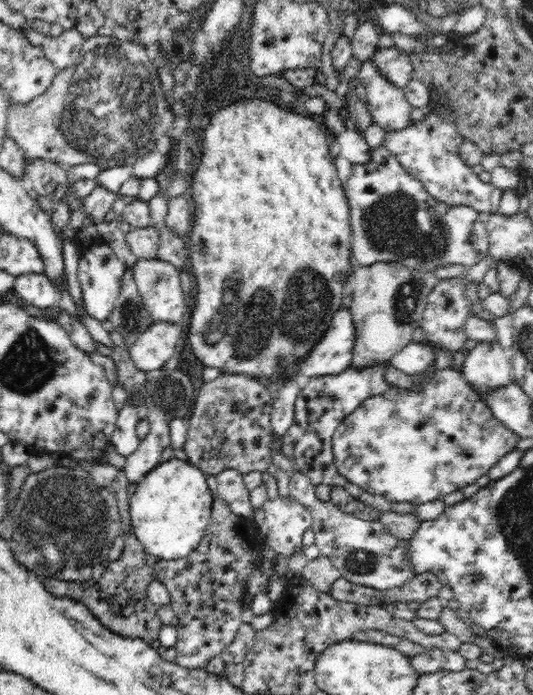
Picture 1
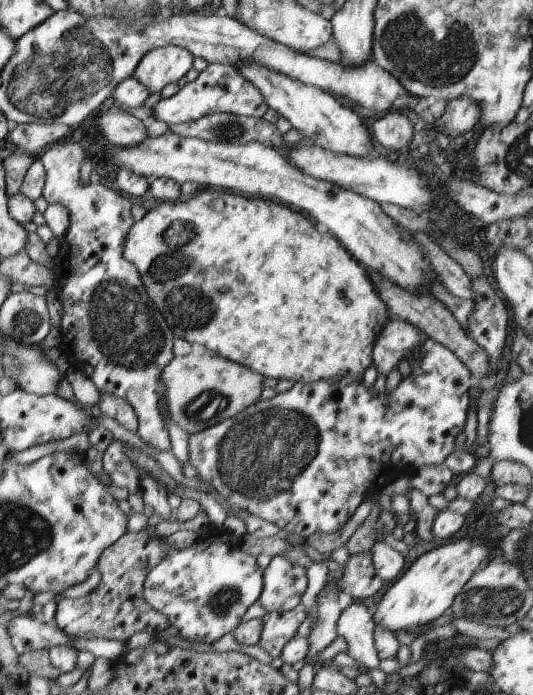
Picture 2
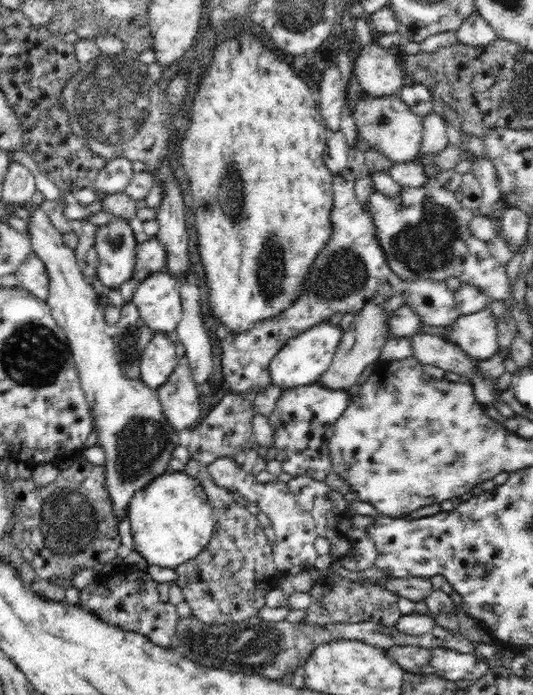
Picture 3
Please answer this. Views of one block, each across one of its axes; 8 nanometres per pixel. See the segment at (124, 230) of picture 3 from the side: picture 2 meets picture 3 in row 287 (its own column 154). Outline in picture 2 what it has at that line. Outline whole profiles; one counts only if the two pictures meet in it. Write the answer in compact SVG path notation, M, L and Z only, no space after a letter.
M207 63L204 70L198 72L198 76L192 82L177 90L169 98L159 99L152 106L151 116L154 120L161 120L165 124L183 124L193 122L202 116L213 113L231 113L237 116L255 117L263 116L267 110L267 104L262 100L259 90L251 86L233 65L219 63Z

